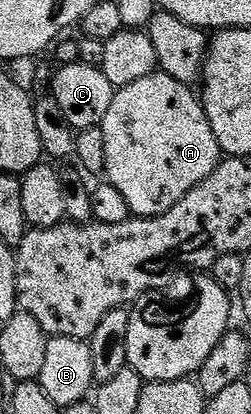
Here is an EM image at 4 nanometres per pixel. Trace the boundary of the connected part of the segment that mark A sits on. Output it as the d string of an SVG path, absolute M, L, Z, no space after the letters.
M148 75L132 85L120 88L111 101L111 109L107 109L107 117L99 124L103 133L103 141L107 141L107 165L104 178L131 205L133 215L146 219L167 213L199 181L211 177L211 173L223 158L221 147L215 141L215 133L211 129L211 121L207 121L205 107L195 94L193 87L175 81L170 75Z

